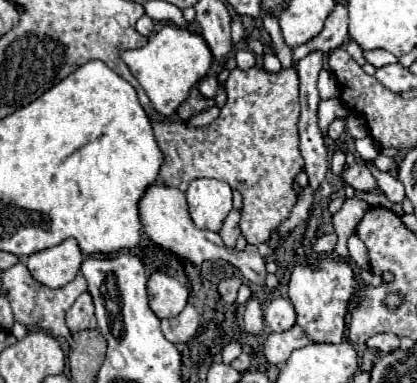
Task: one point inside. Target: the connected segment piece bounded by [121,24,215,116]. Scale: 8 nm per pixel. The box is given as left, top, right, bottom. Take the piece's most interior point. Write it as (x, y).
(175, 59)

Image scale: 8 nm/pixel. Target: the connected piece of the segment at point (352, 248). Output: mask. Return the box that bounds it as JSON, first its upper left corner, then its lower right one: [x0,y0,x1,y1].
[349,234,369,268]

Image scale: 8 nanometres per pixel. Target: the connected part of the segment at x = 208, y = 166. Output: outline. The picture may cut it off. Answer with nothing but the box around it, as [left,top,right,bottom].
[153,68,303,244]

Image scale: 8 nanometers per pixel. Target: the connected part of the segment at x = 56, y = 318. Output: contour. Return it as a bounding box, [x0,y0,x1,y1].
[1,262,87,338]

